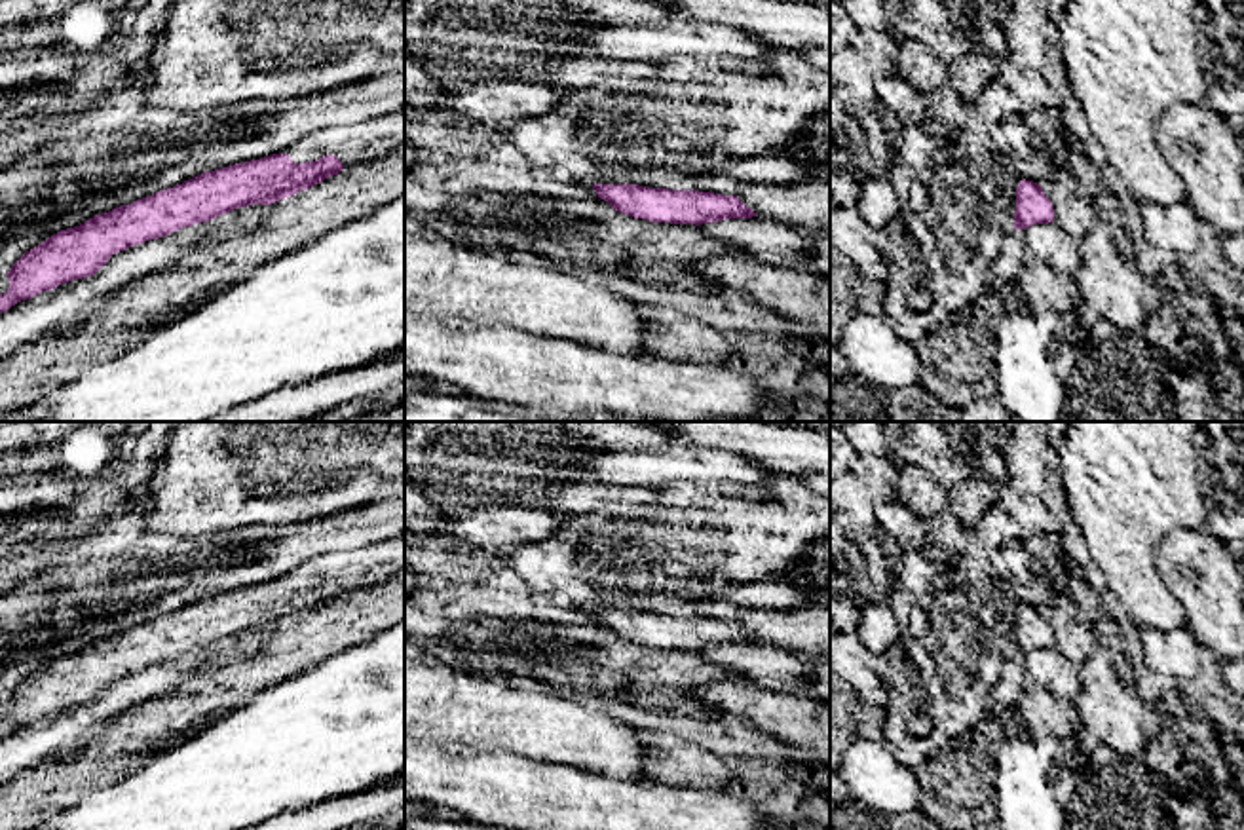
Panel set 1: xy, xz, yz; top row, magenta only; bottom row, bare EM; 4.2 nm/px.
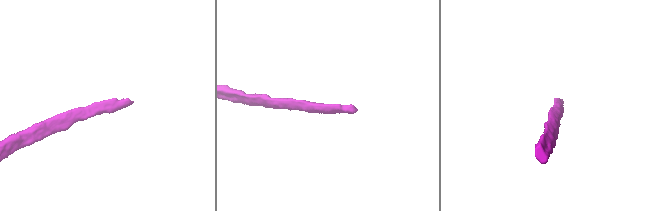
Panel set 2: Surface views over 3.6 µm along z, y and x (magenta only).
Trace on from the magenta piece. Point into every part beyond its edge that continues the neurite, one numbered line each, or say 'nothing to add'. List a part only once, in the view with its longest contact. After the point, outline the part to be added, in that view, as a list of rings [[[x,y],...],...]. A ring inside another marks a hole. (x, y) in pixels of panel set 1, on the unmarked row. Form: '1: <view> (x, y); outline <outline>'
1: xy (361, 568); outline [[[405,534],[374,541],[349,553],[329,553],[287,572],[294,589],[336,581],[344,594],[370,589],[405,570]]]

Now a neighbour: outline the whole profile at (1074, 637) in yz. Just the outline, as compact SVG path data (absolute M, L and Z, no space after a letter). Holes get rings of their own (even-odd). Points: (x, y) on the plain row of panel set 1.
M1054 594L1043 612L1054 632L1054 650L1073 665L1084 663L1096 646L1092 621L1069 594Z

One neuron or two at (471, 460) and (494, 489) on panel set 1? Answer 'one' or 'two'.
one

